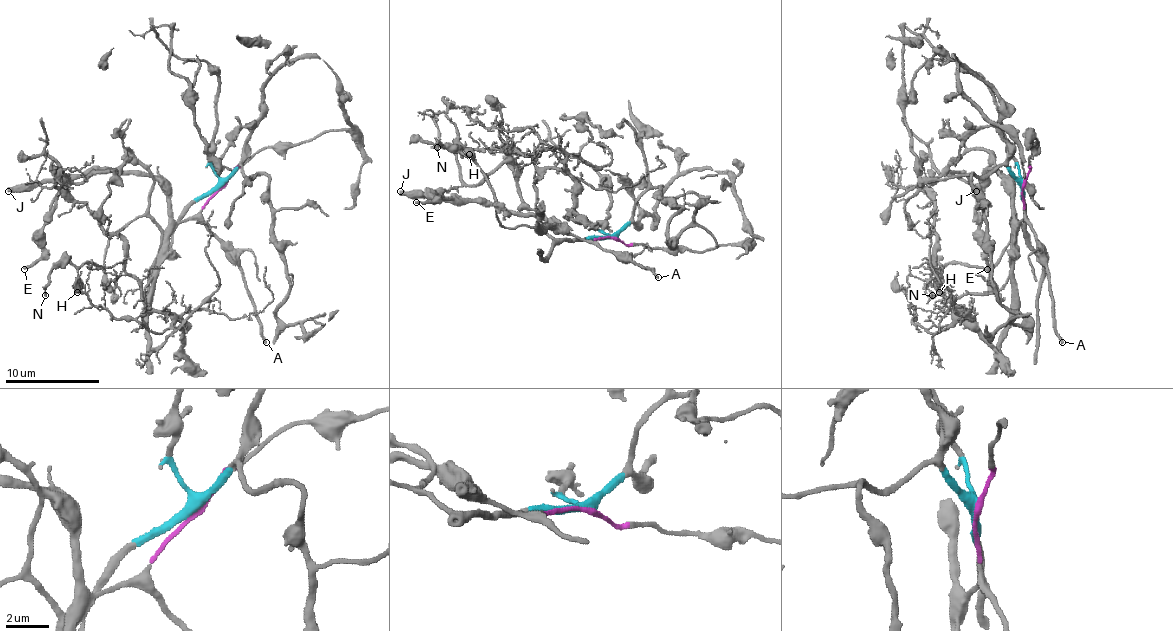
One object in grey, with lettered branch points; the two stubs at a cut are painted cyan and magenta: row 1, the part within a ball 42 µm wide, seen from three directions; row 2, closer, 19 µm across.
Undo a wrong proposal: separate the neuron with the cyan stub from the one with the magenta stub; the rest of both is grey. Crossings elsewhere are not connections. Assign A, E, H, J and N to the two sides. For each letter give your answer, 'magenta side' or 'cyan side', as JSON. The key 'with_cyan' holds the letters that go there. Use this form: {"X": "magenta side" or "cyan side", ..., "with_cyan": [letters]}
{"A": "magenta side", "E": "magenta side", "H": "cyan side", "J": "magenta side", "N": "cyan side", "with_cyan": ["H", "N"]}

